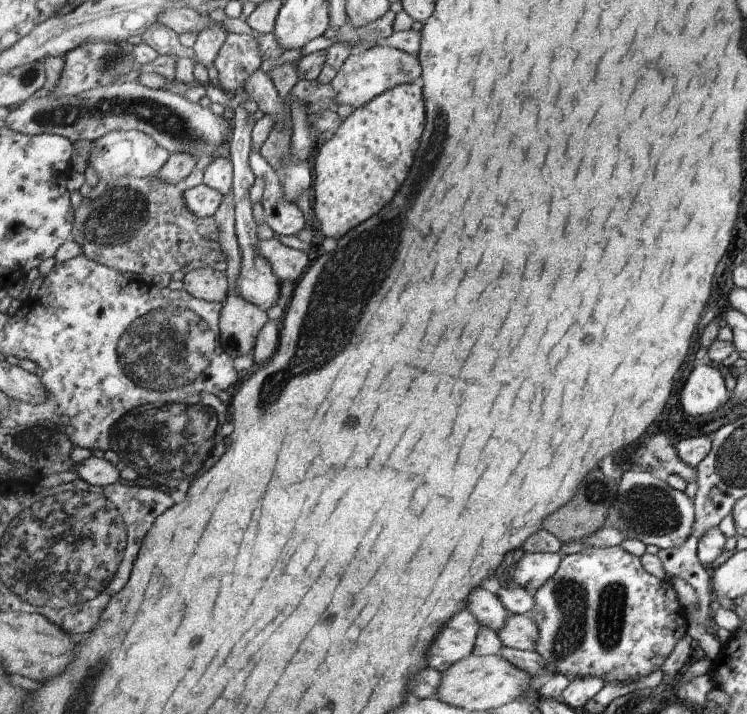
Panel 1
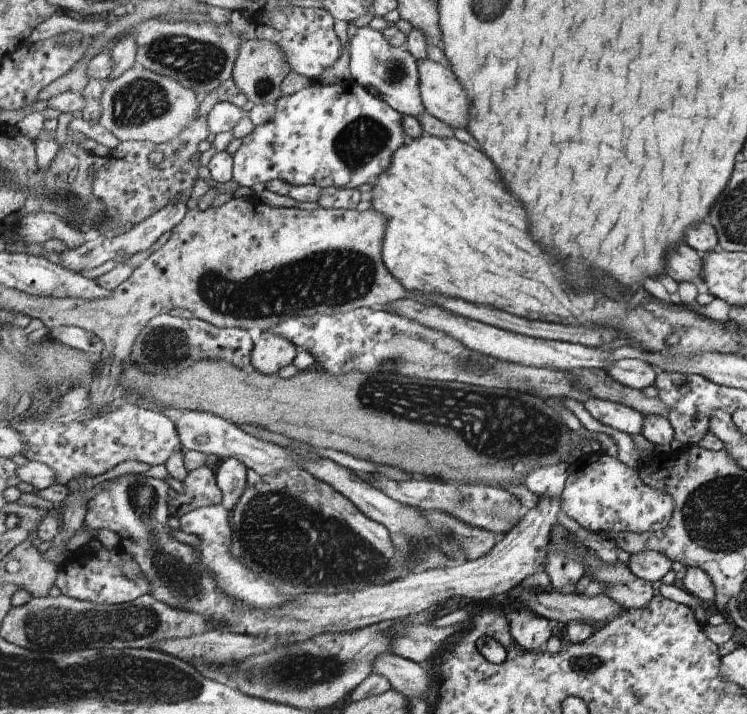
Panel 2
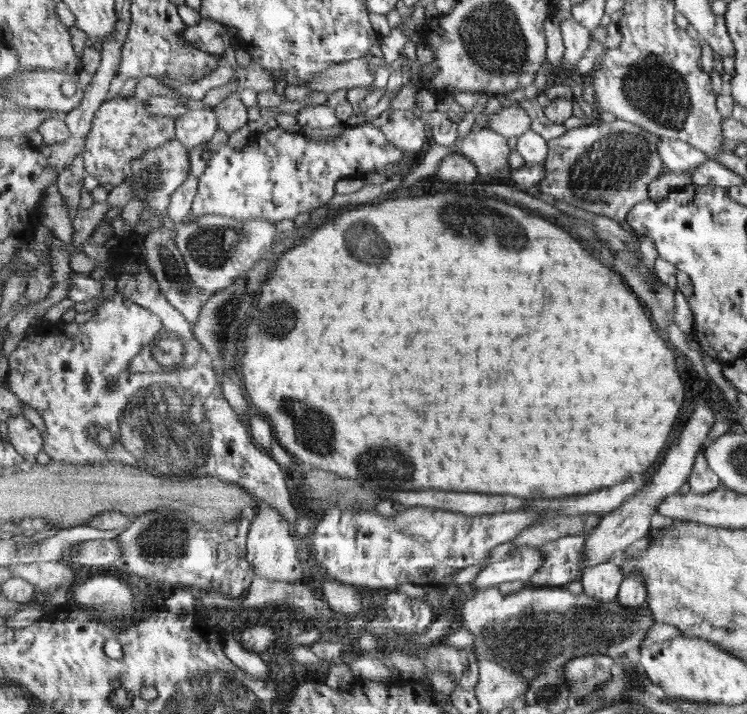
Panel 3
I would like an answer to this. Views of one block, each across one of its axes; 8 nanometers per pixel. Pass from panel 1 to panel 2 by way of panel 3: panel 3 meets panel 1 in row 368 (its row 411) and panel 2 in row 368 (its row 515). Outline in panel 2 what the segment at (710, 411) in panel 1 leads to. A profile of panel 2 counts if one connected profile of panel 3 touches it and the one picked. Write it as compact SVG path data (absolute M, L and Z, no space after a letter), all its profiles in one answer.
M633 358L617 360L605 370L617 382L641 390L647 386L654 386L658 376L651 364Z

